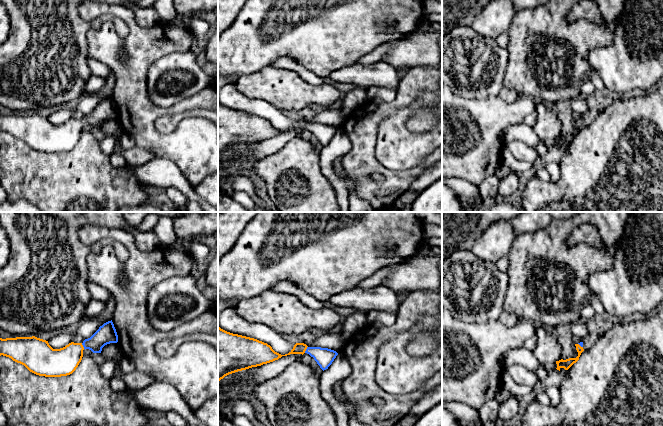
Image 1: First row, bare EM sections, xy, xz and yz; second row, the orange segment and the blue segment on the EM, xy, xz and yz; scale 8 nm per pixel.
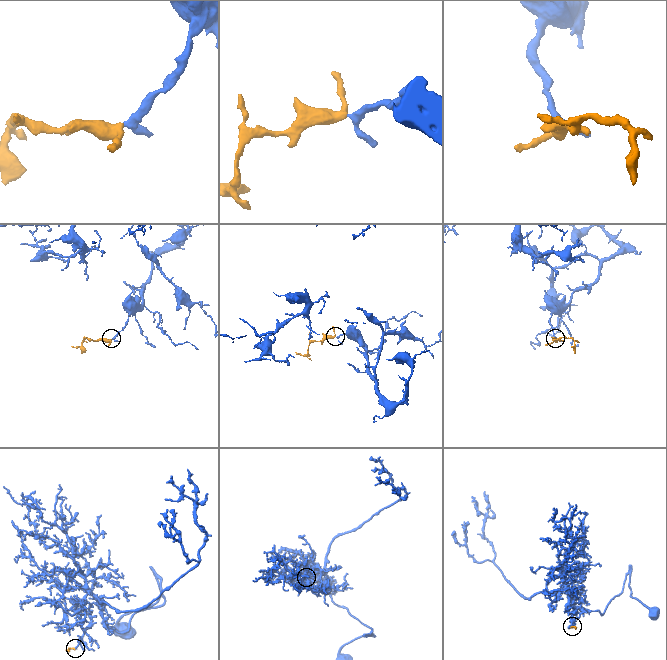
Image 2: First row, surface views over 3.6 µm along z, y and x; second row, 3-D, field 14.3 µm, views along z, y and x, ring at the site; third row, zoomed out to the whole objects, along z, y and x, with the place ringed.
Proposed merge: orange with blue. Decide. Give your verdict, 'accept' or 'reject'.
accept

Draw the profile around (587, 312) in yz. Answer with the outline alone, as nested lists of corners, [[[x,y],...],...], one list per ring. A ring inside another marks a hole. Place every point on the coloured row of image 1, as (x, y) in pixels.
[[[590,305],[585,306],[581,310],[582,320],[588,320],[588,319],[594,318],[595,314],[596,313],[595,313],[594,309]]]

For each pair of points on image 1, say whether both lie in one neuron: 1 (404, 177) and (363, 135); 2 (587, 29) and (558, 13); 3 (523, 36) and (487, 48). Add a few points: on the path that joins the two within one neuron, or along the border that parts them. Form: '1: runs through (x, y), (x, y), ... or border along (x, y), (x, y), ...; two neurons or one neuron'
1: runs through (389, 175), (379, 169), (363, 153), (363, 150); one neuron
2: runs through (578, 29), (568, 29), (561, 22); one neuron
3: border along (507, 48), (507, 66), (504, 71); two neurons

